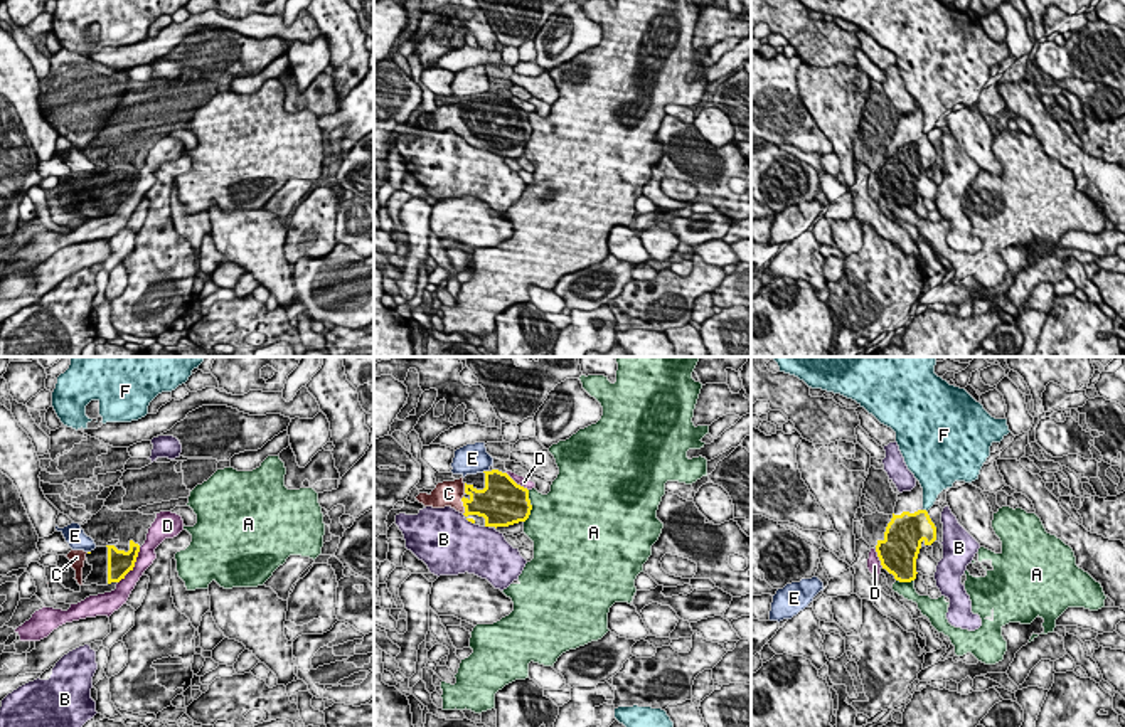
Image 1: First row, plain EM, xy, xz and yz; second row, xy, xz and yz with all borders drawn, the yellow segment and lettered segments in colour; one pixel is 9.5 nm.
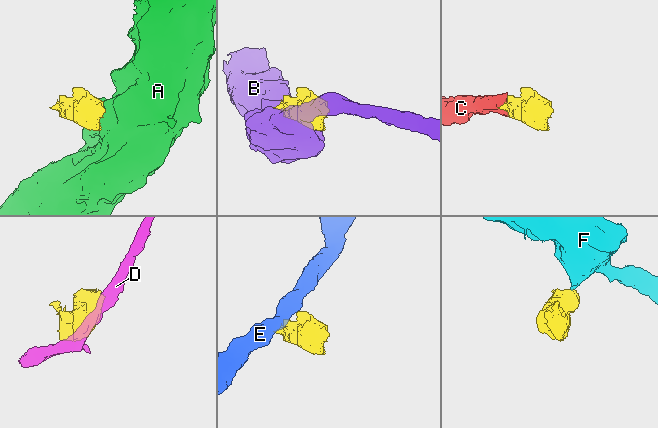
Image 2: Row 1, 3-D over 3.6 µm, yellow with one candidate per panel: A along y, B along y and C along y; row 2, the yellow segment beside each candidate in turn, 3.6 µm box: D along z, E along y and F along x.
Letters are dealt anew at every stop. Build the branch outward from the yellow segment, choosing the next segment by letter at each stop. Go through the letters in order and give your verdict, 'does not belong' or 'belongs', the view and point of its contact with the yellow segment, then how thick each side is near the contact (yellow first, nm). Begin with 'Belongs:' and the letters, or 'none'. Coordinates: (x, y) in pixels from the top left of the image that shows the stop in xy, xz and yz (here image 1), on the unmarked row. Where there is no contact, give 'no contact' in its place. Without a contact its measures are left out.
Belongs: C
A: does not belong; contact xz (531, 130); calibres 420 and 480 nm
B: does not belong; contact xz (487, 148); calibres 440 and 480 nm
C: belongs; contact xz (463, 128); calibres 280 and 260 nm
D: does not belong; contact xy (133, 189); calibres 240 and 160 nm
E: does not belong; contact xz (484, 95); calibres 340 and 280 nm
F: does not belong; contact yz (925, 133); calibres 340 and 200 nm

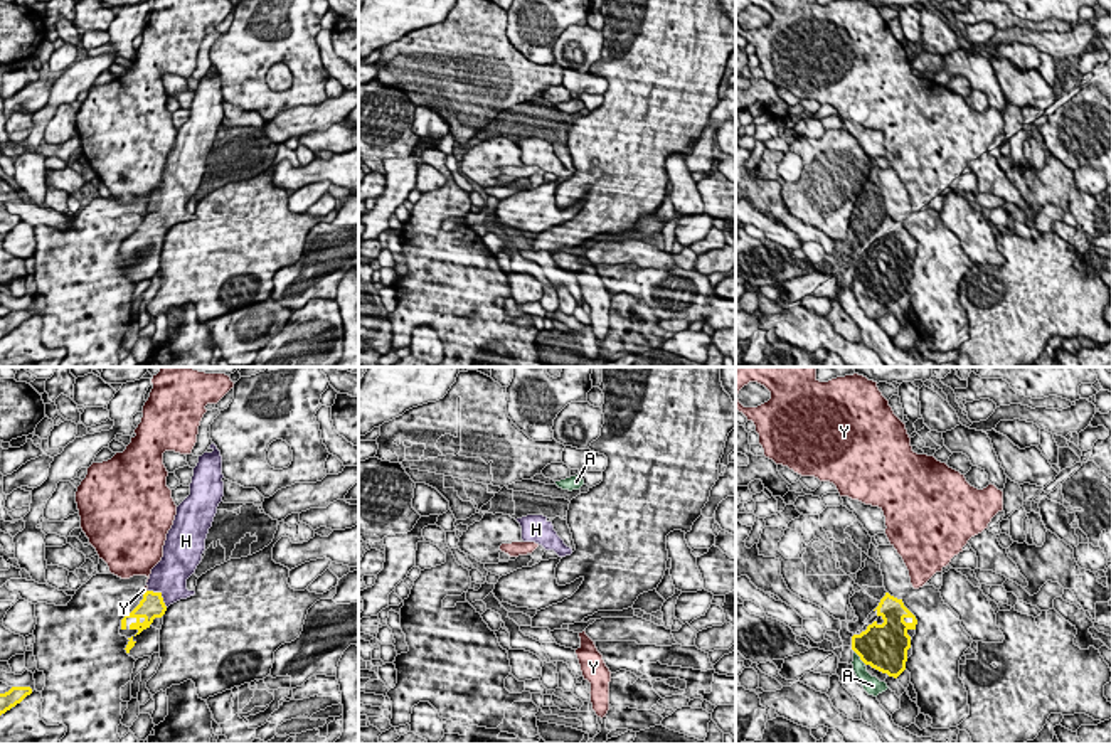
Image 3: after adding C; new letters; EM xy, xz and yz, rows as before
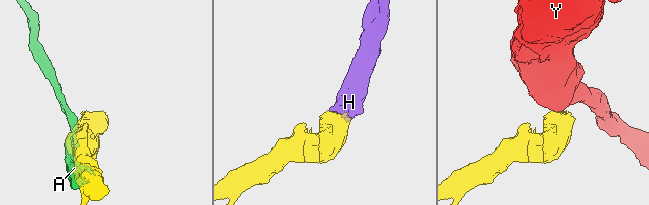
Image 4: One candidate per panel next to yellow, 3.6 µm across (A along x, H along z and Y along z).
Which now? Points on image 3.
Belongs: H
A: does not belong; contact yz (859, 278); calibres 440 and 140 nm
H: belongs; contact xy (160, 217); calibres 240 and 340 nm
Y: does not belong; contact xy (147, 214); calibres 240 and 60 nm

